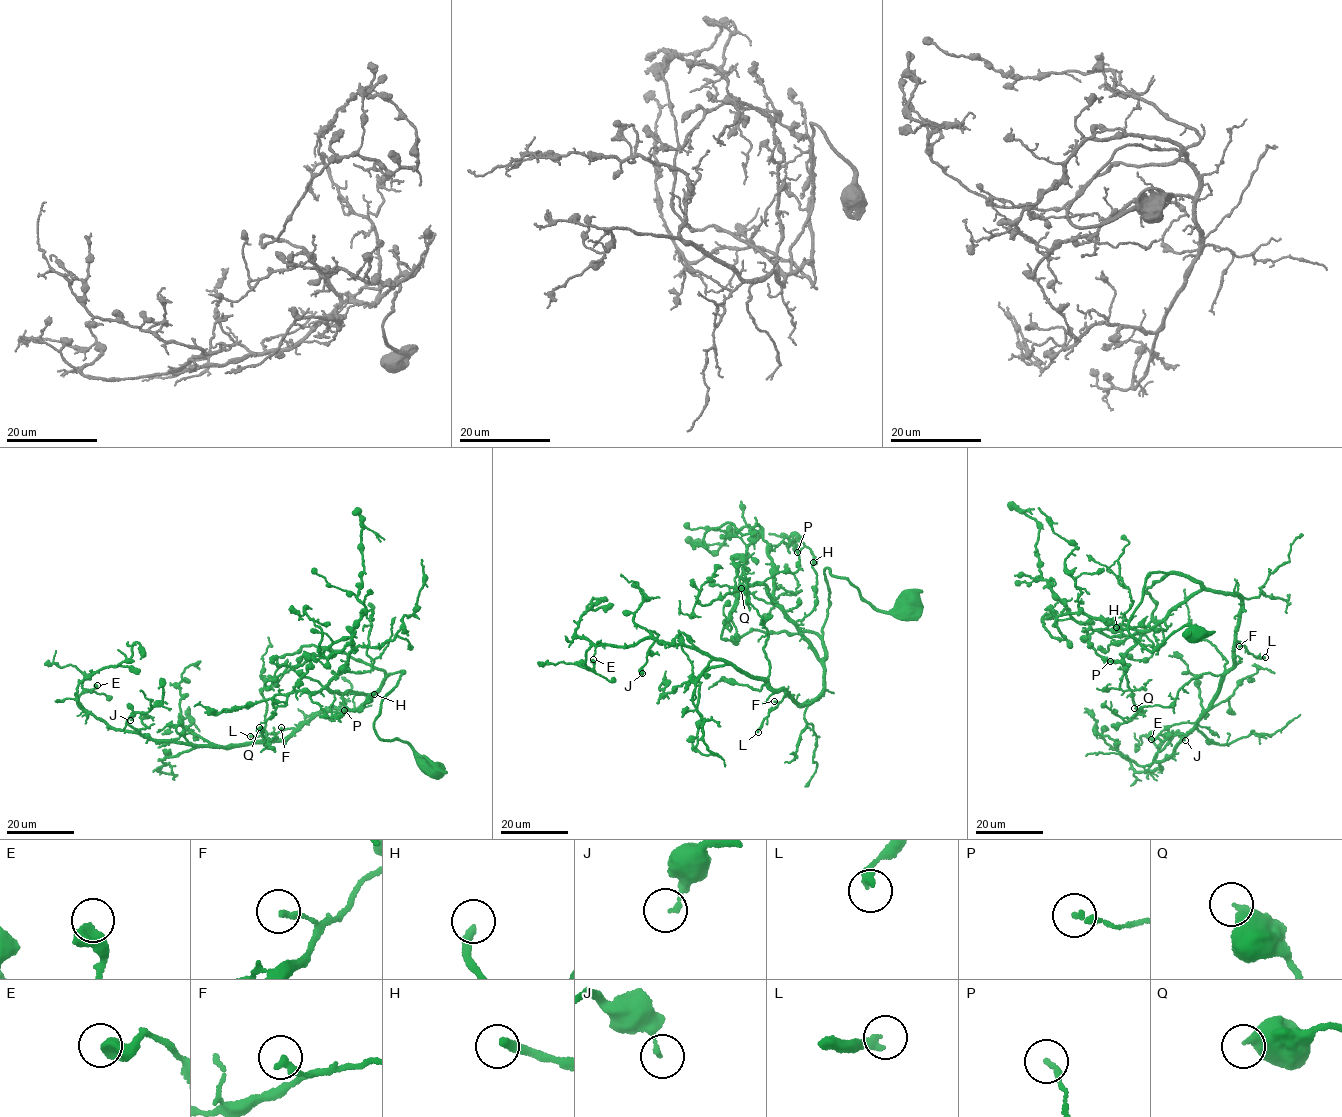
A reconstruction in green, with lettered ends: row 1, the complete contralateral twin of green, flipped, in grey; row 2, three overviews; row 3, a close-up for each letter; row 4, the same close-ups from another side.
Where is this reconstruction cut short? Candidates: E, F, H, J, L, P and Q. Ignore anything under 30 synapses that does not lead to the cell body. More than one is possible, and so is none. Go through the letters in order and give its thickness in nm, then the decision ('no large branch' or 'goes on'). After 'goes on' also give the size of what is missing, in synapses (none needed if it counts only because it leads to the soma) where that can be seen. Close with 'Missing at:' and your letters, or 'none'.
E: calibre 550 nm; no large branch
F: calibre 240 nm; no large branch
H: calibre 260 nm; goes on; 40 synapses
J: calibre 140 nm; no large branch
L: calibre 280 nm; no large branch
P: calibre 180 nm; no large branch
Q: calibre 460 nm; no large branch
Missing at: H

